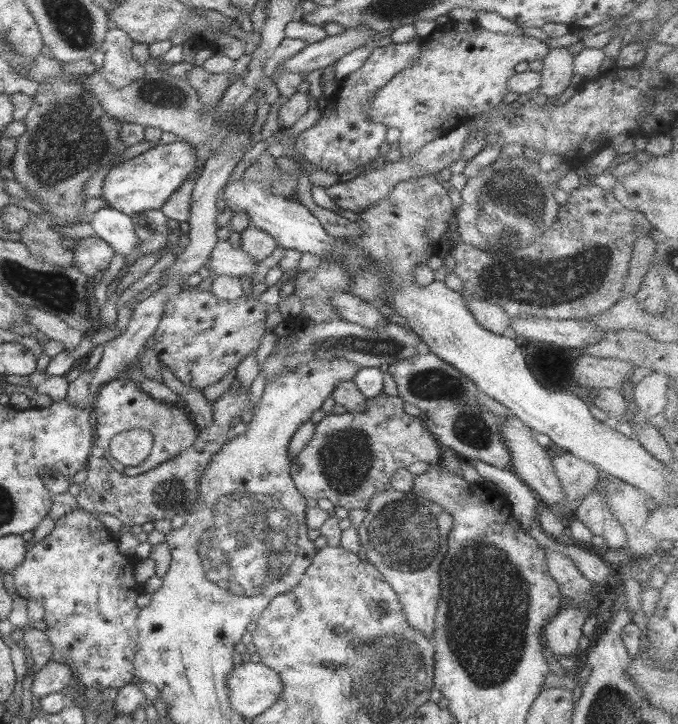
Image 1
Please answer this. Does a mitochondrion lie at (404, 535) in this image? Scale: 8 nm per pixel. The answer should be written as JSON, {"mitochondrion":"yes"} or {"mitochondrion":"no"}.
{"mitochondrion":"yes"}

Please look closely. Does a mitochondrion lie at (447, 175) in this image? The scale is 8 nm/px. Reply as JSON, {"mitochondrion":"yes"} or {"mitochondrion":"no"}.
{"mitochondrion":"no"}

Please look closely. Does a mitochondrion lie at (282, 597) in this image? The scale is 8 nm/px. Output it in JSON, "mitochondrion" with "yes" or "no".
{"mitochondrion":"yes"}

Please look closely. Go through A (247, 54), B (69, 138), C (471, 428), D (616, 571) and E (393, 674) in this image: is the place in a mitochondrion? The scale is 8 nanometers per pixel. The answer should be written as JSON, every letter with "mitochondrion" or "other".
{"A":"other","B":"mitochondrion","C":"mitochondrion","D":"other","E":"mitochondrion"}

